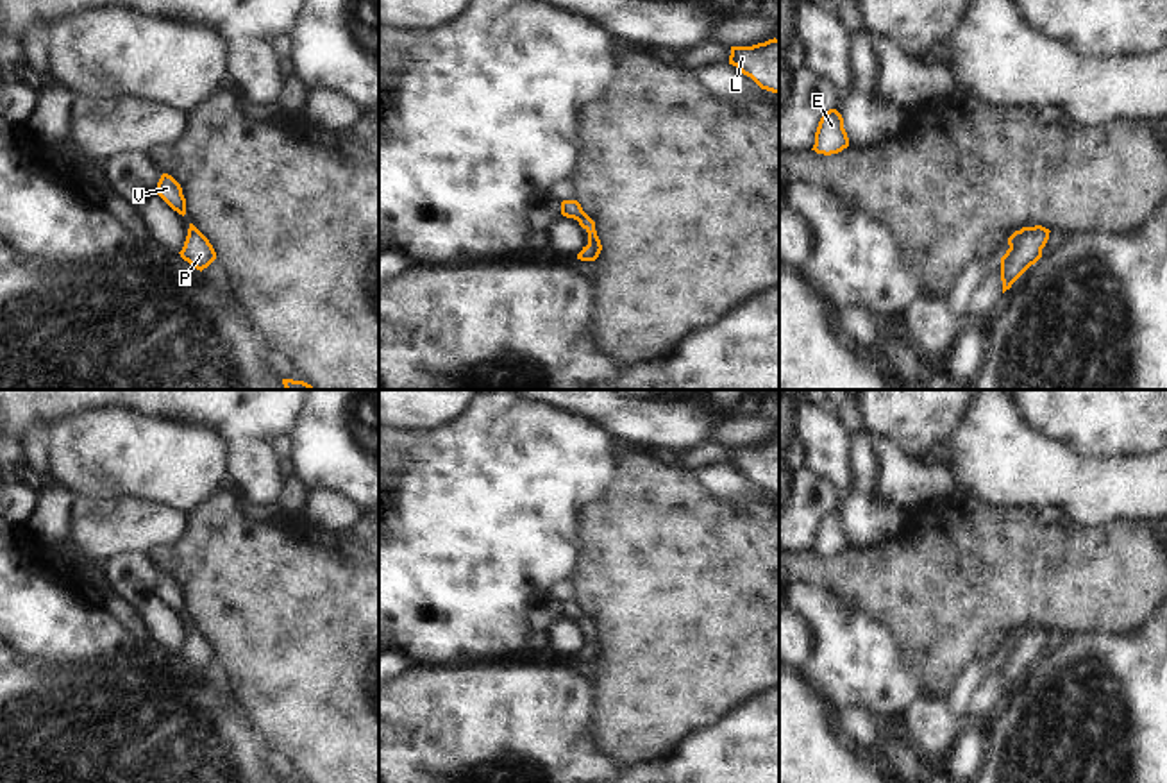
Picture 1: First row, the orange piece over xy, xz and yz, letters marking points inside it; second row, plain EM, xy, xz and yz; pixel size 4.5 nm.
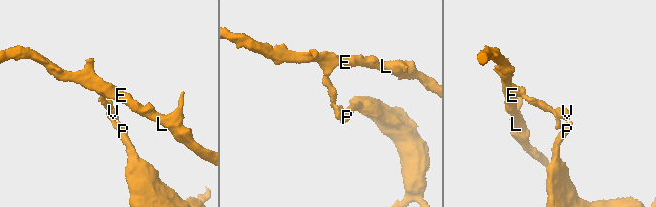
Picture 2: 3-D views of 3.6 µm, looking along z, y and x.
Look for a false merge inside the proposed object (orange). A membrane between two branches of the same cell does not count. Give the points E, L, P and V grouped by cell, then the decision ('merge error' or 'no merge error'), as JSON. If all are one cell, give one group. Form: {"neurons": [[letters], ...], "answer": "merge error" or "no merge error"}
{"neurons": [["E", "L", "V"], ["P"]], "answer": "merge error"}

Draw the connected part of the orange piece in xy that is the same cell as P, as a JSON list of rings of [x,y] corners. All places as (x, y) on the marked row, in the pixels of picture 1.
[[[198,229],[188,232],[184,247],[179,254],[200,272],[216,259],[213,245]]]

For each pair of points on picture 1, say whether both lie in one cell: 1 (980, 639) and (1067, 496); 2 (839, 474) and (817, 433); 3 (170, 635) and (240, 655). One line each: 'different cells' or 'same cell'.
1: different cells
2: same cell
3: different cells

